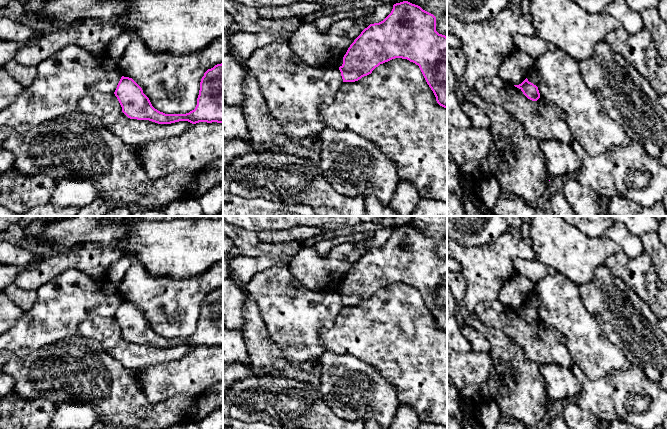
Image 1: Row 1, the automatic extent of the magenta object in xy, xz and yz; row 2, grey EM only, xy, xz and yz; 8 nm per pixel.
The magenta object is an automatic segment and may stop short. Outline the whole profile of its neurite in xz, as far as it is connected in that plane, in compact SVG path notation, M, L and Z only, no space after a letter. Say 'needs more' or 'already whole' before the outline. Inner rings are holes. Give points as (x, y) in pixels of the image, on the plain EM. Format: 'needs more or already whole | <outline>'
already whole | M408 225L394 228L391 237L383 245L365 252L348 272L339 294L343 306L355 306L371 298L380 288L395 282L407 283L418 289L437 327L447 332L447 261L436 255L436 241L433 238Z

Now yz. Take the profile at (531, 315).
already whole | M527 302L521 308L514 310L519 312L523 318L532 325L537 325L540 322L538 311L529 306Z

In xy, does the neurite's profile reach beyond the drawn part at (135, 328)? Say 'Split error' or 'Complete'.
Complete

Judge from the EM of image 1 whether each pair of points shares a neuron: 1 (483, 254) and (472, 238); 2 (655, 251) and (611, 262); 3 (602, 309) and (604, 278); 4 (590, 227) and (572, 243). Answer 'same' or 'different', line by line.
1: different
2: different
3: same
4: different

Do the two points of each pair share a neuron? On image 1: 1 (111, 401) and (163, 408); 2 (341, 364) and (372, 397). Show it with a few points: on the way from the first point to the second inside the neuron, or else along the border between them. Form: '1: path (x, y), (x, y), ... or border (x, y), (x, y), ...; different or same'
1: path (124, 404), (134, 410), (150, 410); same
2: path (347, 372), (364, 389); same

